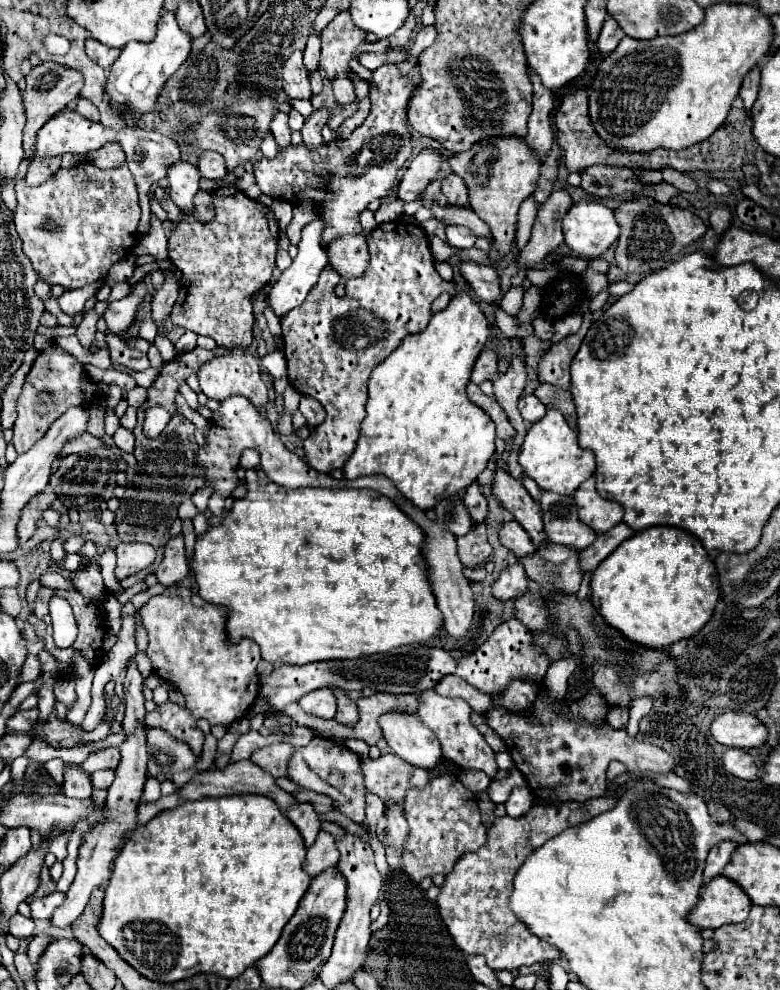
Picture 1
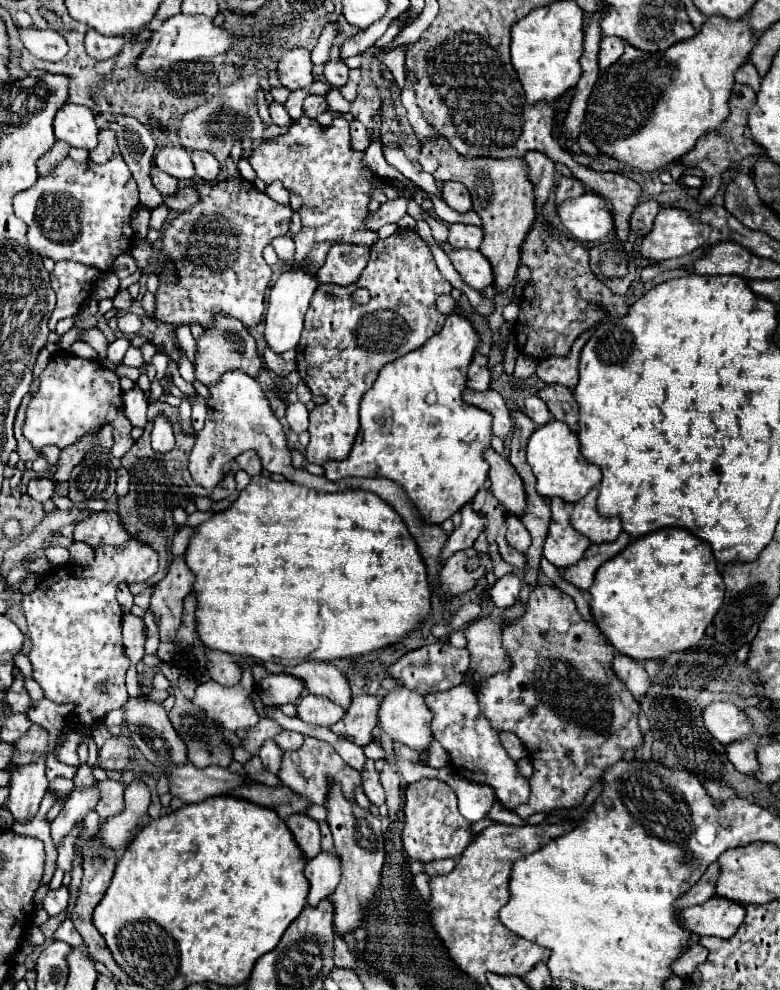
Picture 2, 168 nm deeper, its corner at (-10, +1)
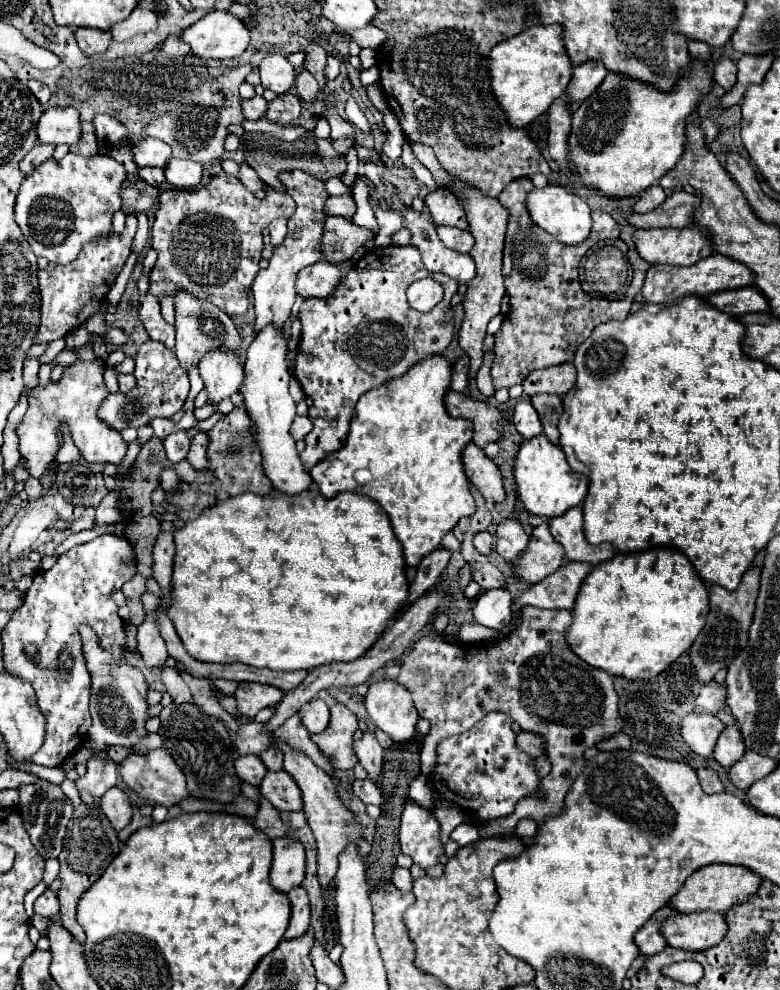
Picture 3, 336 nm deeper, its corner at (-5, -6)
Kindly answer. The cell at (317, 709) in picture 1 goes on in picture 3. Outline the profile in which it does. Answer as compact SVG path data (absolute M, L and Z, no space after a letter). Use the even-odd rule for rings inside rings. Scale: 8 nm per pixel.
M315 698L313 702L307 702L305 706L301 706L299 716L301 716L303 726L311 734L317 734L317 732L323 732L329 724L329 706L323 700Z

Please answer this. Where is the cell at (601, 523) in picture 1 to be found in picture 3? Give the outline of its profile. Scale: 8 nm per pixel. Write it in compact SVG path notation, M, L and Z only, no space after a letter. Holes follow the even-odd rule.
M581 506L571 508L561 518L549 520L549 532L565 550L567 562L589 562L589 564L601 564L609 558L613 558L615 550L611 544L599 544L591 546L585 540L583 534L583 510Z

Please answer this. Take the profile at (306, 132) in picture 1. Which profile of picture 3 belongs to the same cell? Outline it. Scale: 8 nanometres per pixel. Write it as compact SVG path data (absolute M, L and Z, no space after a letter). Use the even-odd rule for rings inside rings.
M303 70L303 72L297 74L297 84L295 84L295 88L297 88L297 94L299 94L305 102L311 102L311 100L319 94L317 80L315 80L307 70Z

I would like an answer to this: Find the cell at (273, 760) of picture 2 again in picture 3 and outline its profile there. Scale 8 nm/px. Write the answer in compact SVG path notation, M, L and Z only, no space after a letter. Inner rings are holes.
M249 754L249 756L241 756L235 760L235 770L237 770L237 776L251 784L251 786L259 786L259 782L263 780L263 776L267 774L265 766L261 764L261 758L255 756L255 754Z

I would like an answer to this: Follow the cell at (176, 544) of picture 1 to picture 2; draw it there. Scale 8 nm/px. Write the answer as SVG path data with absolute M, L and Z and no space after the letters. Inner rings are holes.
M180 555L174 557L168 575L152 587L154 593L150 597L150 607L158 619L162 641L174 639L180 627L182 601L192 591L192 585L194 585L194 573L190 571L190 567L186 567L186 559Z

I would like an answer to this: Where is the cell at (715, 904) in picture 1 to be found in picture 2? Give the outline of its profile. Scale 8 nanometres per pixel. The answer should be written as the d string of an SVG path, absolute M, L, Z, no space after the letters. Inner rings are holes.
M712 897L706 903L686 907L680 911L682 925L694 931L696 935L716 935L732 937L740 927L746 909L742 903L728 901L726 897Z

